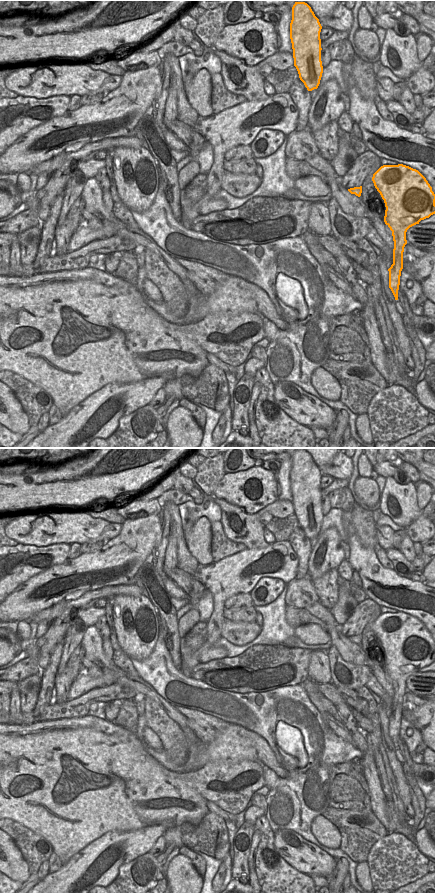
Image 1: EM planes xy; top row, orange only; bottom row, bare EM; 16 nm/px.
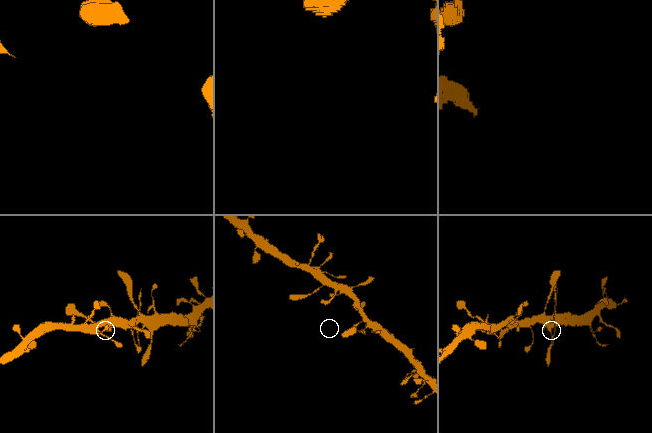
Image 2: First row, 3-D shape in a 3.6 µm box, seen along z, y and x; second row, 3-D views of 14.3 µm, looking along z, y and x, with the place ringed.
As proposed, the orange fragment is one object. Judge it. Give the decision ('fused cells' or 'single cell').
fused cells

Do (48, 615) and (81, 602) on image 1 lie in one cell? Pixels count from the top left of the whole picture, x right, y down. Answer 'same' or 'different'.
same

